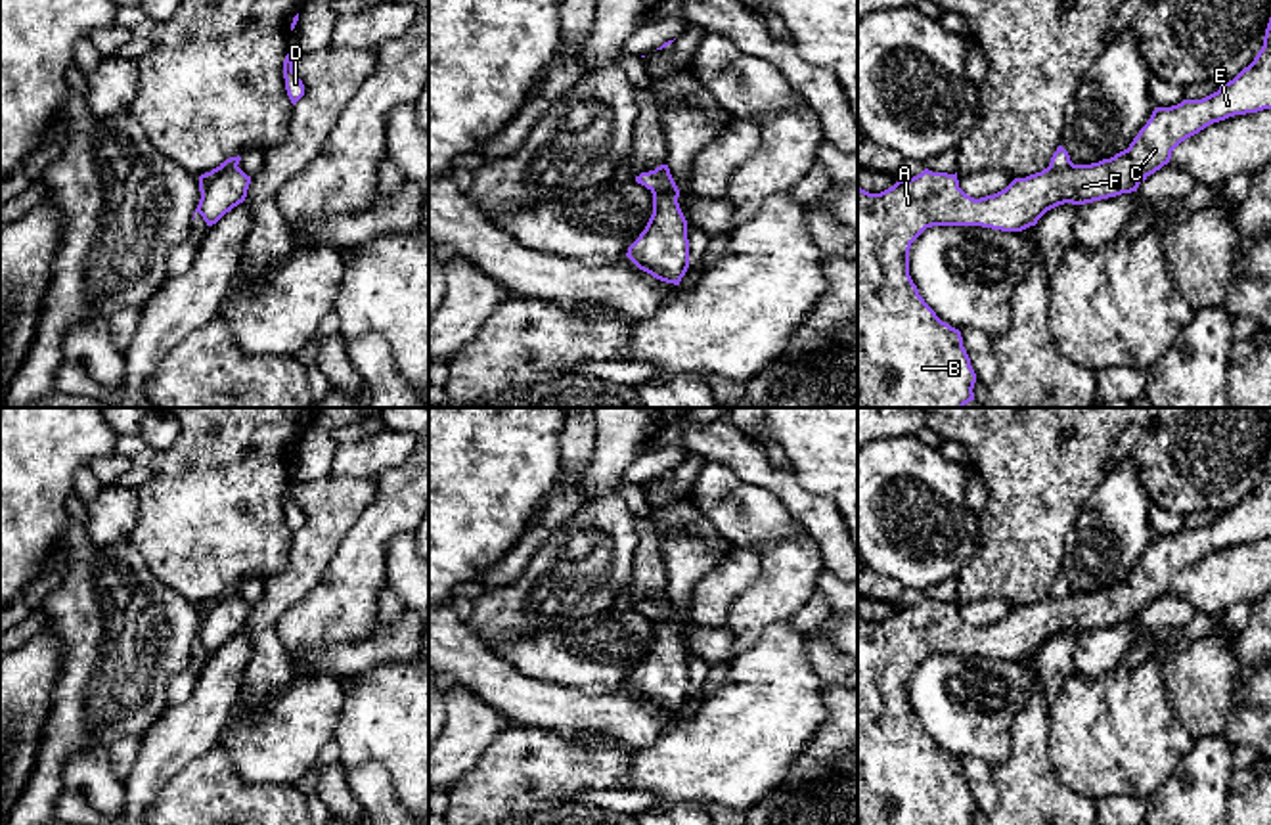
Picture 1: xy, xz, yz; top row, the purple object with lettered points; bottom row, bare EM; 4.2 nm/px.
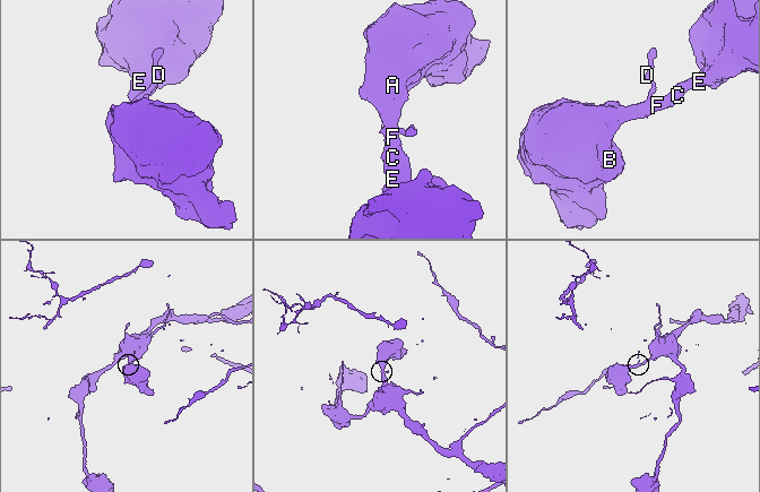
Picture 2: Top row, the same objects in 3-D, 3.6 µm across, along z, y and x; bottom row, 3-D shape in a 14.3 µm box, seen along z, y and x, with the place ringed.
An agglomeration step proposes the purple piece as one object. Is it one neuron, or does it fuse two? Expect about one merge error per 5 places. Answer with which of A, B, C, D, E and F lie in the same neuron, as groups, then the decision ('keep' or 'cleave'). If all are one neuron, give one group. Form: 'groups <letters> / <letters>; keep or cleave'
groups A B C E F / D; cleave

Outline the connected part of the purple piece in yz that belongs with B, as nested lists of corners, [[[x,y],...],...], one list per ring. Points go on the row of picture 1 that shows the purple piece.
[[[1271,17],[1254,61],[1217,92],[1156,107],[1127,149],[1091,165],[1051,167],[1015,178],[1005,190],[974,199],[959,188],[957,172],[925,168],[881,193],[858,186],[858,408],[963,408],[974,400],[976,373],[961,331],[942,322],[909,276],[911,243],[932,226],[982,226],[1022,232],[1051,209],[1085,205],[1137,191],[1139,184],[1170,163],[1171,151],[1206,126],[1235,115],[1271,109]]]

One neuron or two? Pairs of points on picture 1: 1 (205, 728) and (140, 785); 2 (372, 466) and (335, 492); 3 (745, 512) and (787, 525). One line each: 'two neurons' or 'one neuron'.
1: one neuron
2: two neurons
3: one neuron

